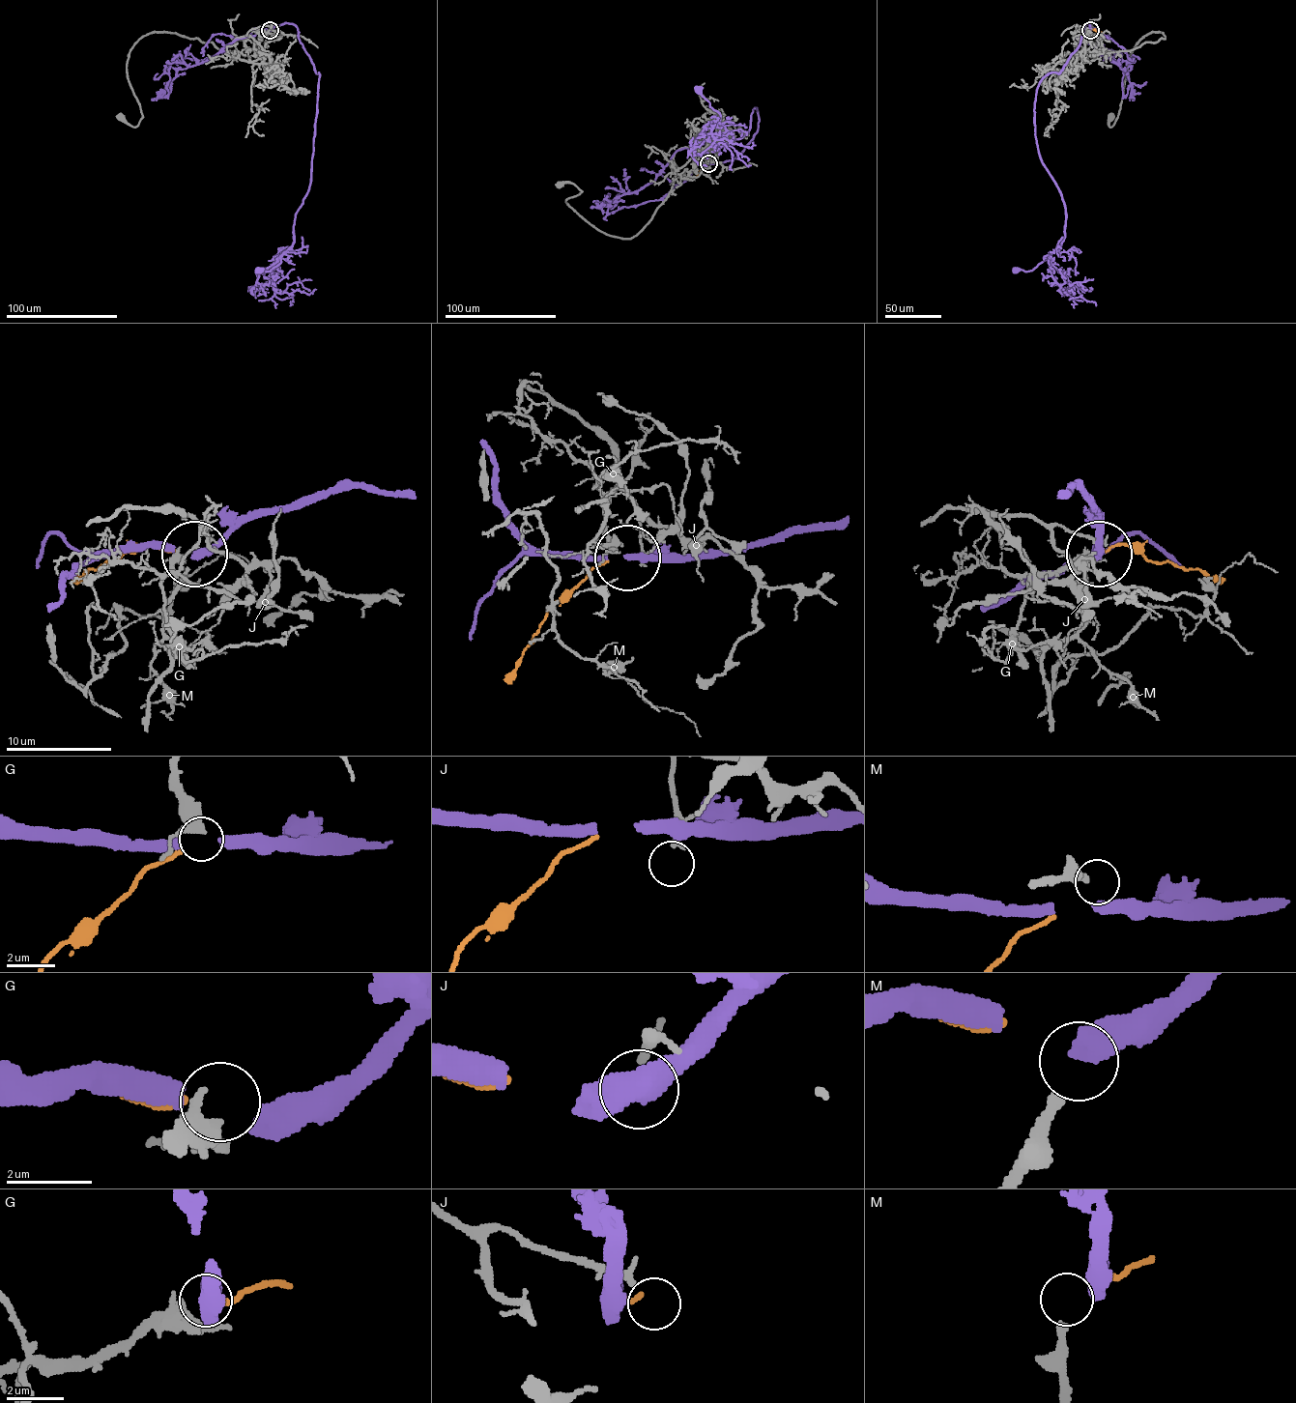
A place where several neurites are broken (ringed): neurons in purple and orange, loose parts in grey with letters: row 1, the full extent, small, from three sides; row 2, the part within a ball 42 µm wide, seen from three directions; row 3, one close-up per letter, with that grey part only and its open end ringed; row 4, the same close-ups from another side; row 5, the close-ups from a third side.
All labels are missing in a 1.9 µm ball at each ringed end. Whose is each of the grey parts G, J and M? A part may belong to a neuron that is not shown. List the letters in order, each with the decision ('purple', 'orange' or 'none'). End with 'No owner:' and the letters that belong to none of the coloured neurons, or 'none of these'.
G: none
J: none
M: none
No owner: G, J, M

